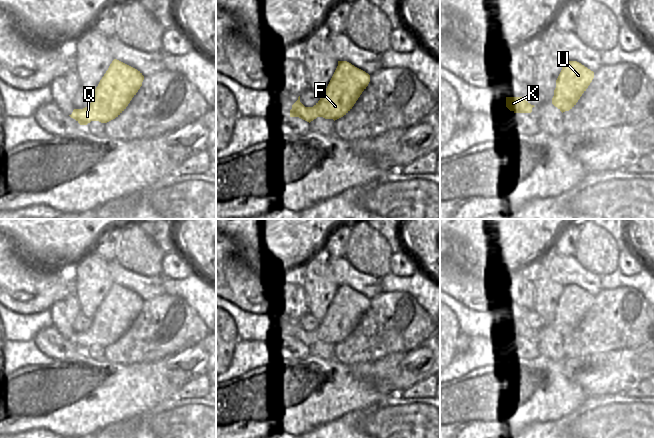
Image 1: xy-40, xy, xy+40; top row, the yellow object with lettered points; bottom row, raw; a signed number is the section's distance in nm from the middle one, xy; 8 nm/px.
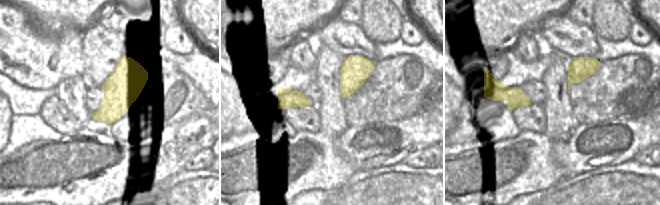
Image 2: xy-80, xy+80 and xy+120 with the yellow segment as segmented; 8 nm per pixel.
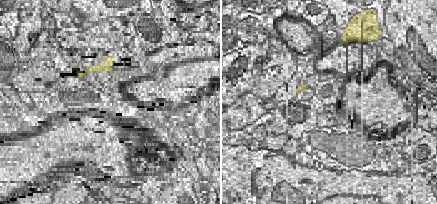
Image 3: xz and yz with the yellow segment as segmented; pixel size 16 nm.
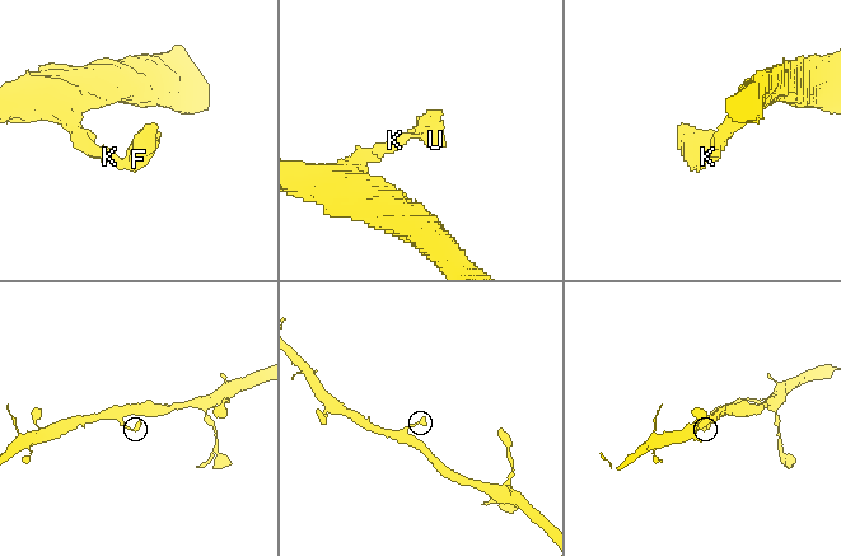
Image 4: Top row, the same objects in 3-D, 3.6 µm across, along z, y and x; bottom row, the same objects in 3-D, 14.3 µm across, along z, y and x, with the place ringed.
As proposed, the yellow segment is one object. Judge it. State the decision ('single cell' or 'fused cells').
single cell

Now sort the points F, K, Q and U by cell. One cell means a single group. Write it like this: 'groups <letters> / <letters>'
groups F K Q U

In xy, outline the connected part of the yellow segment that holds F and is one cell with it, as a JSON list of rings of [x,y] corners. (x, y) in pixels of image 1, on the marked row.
[[[338,61],[338,66],[324,92],[324,94],[320,97],[320,100],[313,107],[305,107],[300,102],[300,96],[298,100],[292,105],[292,109],[290,110],[290,117],[299,117],[307,122],[311,122],[317,117],[323,117],[325,119],[333,119],[334,121],[346,115],[354,106],[362,92],[366,89],[370,82],[370,75],[365,71],[355,67],[351,63],[347,61]]]

